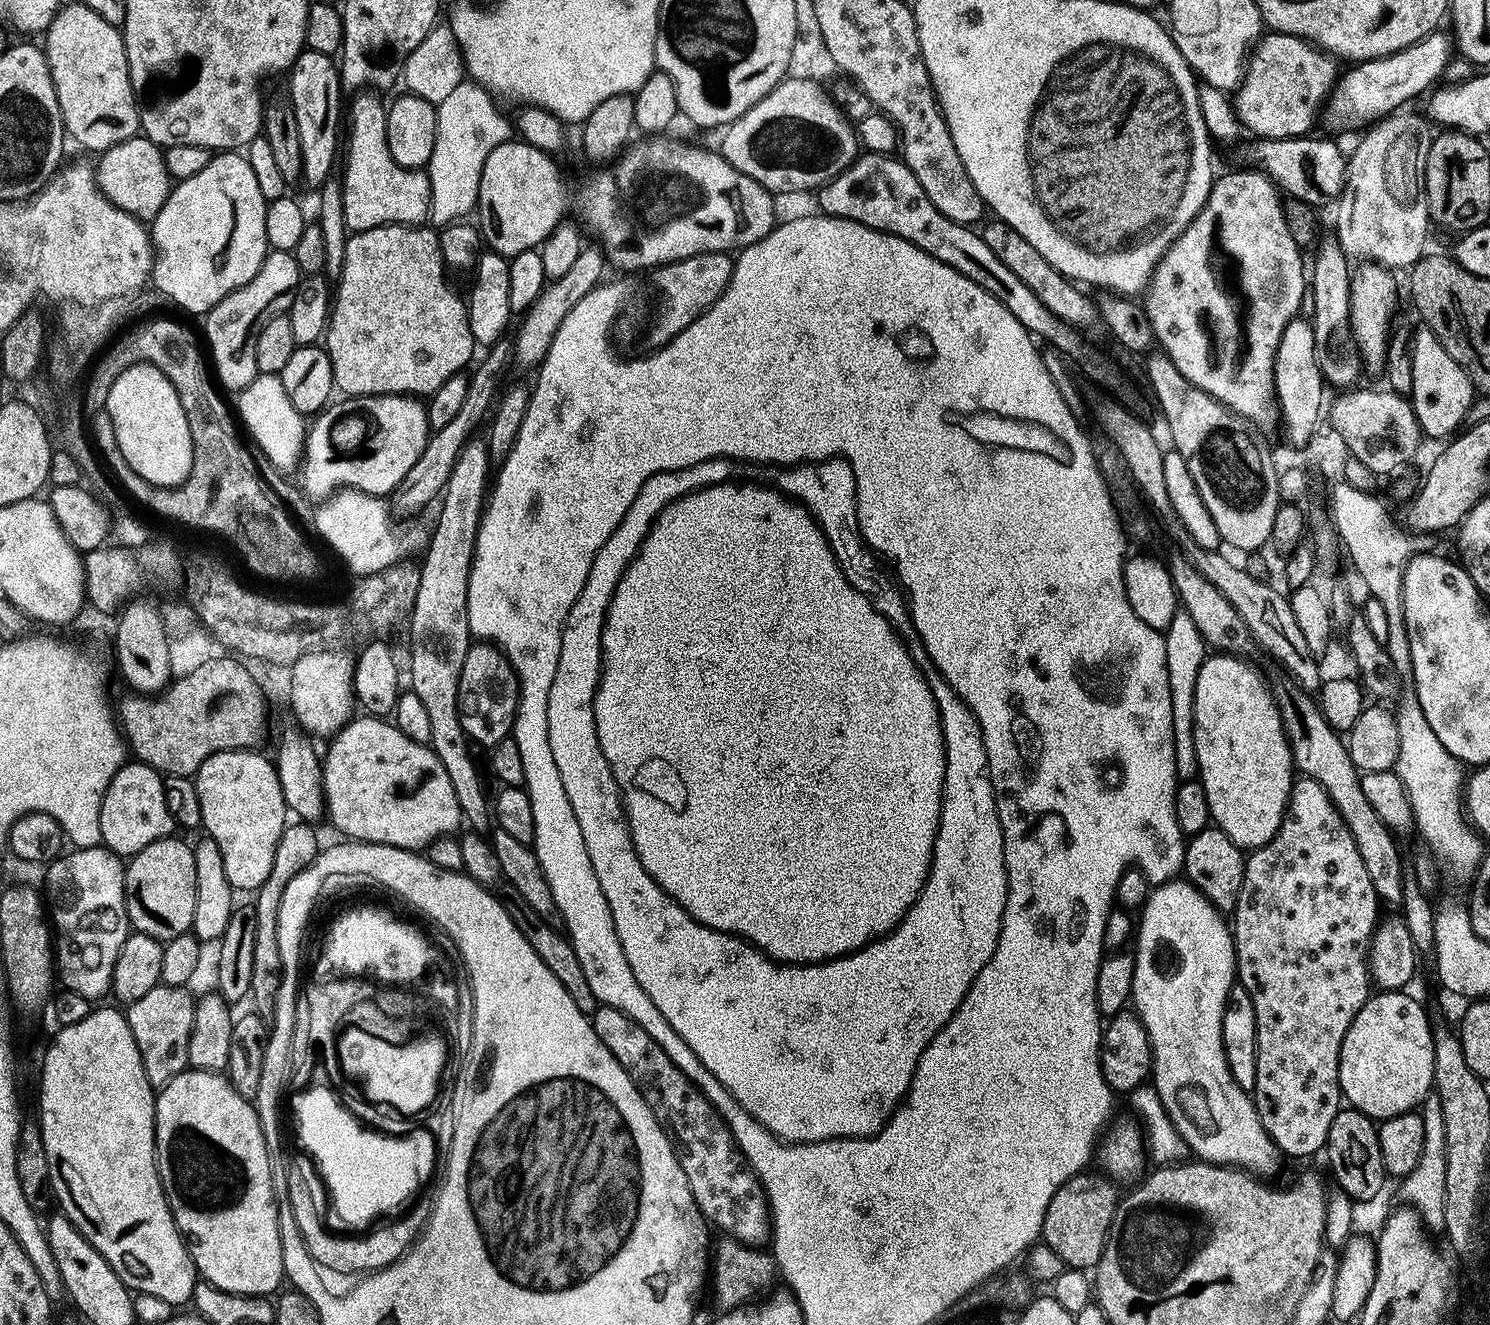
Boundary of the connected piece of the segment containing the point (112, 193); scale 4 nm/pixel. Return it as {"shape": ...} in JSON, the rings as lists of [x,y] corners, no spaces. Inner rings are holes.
{"shape":[[[131,136],[126,142],[118,142],[118,146],[99,153],[97,160],[100,161],[94,164],[96,184],[105,198],[114,202],[114,206],[137,216],[139,220],[151,222],[162,210],[174,187],[174,181],[166,170],[164,153],[165,149],[150,142],[147,136]]]}

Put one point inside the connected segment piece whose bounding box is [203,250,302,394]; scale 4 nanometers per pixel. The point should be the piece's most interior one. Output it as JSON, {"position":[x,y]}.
{"position":[232,326]}

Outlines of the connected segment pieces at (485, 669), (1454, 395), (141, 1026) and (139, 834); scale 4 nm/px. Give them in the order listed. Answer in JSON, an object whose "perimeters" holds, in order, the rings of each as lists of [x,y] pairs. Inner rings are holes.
{"perimeters":[[[[476,642],[462,662],[462,678],[458,682],[458,710],[465,736],[491,746],[511,733],[520,701],[518,681],[512,664],[491,642]]],[[[1420,326],[1412,332],[1412,361],[1414,362],[1414,386],[1412,387],[1412,409],[1420,423],[1420,431],[1425,437],[1451,437],[1466,420],[1474,403],[1474,389],[1466,370],[1446,354],[1442,342],[1434,330]]],[[[164,983],[157,984],[154,990],[150,990],[150,994],[138,998],[138,1002],[127,1005],[128,1025],[134,1034],[138,1054],[144,1063],[146,1078],[153,1089],[163,1088],[188,1068],[190,1034],[194,1026],[195,1013],[196,1000],[187,987]]],[[[126,762],[114,774],[100,811],[102,844],[121,858],[131,858],[138,850],[146,850],[150,842],[158,842],[163,836],[173,835],[172,815],[166,807],[164,776],[155,772],[149,764]]]]}

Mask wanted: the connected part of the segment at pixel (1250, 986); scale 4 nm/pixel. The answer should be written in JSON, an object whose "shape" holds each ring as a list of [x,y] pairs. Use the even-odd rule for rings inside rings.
{"shape":[[[1300,778],[1293,783],[1292,793],[1288,796],[1288,805],[1284,807],[1284,817],[1268,844],[1249,851],[1244,861],[1244,881],[1242,890],[1238,894],[1236,908],[1230,914],[1232,941],[1236,947],[1236,975],[1239,987],[1245,988],[1250,994],[1250,1002],[1254,1002],[1254,1018],[1256,1019],[1256,1061],[1258,1074],[1250,1095],[1256,1101],[1258,1118],[1270,1134],[1285,1157],[1312,1156],[1323,1149],[1328,1143],[1330,1122],[1340,1112],[1342,1107],[1342,1093],[1340,1091],[1340,1051],[1342,1042],[1362,1006],[1370,995],[1370,977],[1368,967],[1368,953],[1372,936],[1378,925],[1378,917],[1382,904],[1376,897],[1373,882],[1366,874],[1365,863],[1358,854],[1358,847],[1354,844],[1346,822],[1339,816],[1334,802],[1327,796],[1326,789],[1318,781]]]}

